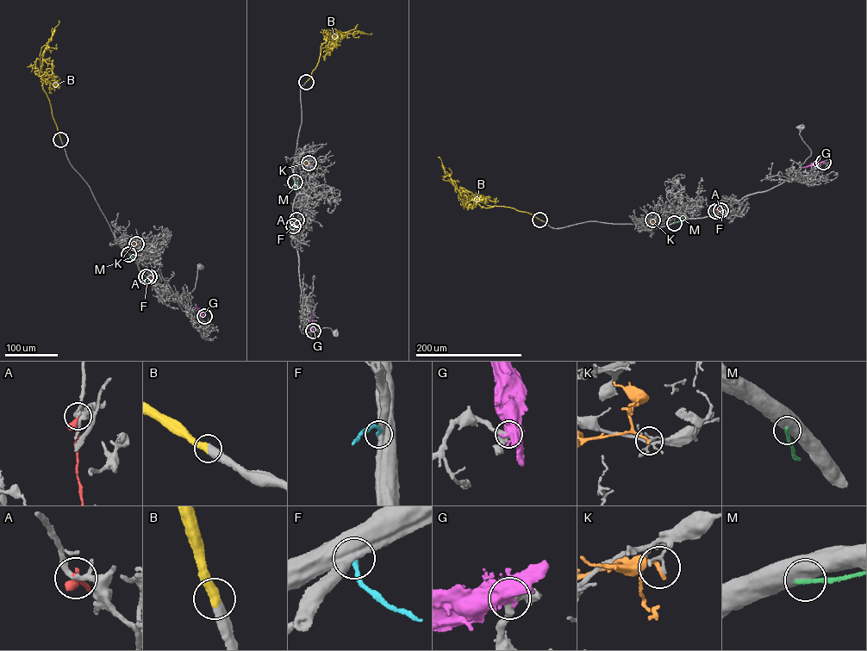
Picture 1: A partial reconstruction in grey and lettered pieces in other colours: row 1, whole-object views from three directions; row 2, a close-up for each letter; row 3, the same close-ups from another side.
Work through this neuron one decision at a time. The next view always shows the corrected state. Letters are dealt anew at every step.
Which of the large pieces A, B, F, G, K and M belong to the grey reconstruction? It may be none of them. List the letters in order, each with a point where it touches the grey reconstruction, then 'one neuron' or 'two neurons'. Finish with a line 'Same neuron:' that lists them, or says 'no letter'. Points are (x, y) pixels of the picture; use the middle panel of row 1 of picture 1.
A: meets grey at (296, 220); two neurons
B: meets grey at (306, 82); one neuron
F: meets grey at (293, 226); two neurons
G: meets grey at (313, 331); two neurons
K: meets grey at (308, 163); two neurons
M: meets grey at (295, 182); two neurons
Same neuron: B

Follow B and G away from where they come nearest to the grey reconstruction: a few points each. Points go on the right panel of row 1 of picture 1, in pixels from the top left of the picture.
B: (539, 220), (509, 207), (486, 208), (470, 204), (456, 189), (438, 157)
G: (823, 162), (803, 168)

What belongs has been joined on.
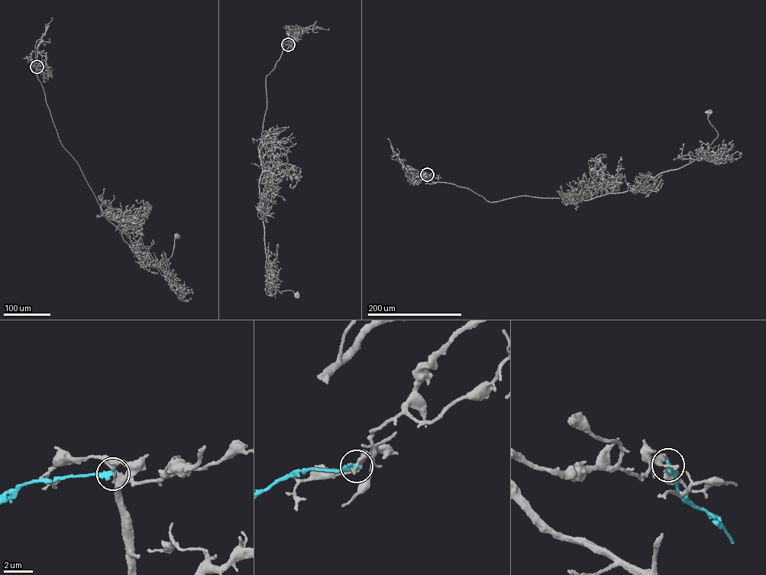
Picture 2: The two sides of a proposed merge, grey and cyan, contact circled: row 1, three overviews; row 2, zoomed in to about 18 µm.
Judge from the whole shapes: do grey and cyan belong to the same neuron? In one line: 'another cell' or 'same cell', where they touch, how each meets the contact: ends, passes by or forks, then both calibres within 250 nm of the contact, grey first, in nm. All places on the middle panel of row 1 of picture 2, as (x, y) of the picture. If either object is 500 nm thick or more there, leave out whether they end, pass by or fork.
another cell; at (288, 44); grey ends there; cyan ends there; 300 nm thick on the grey side, 320 nm on the other

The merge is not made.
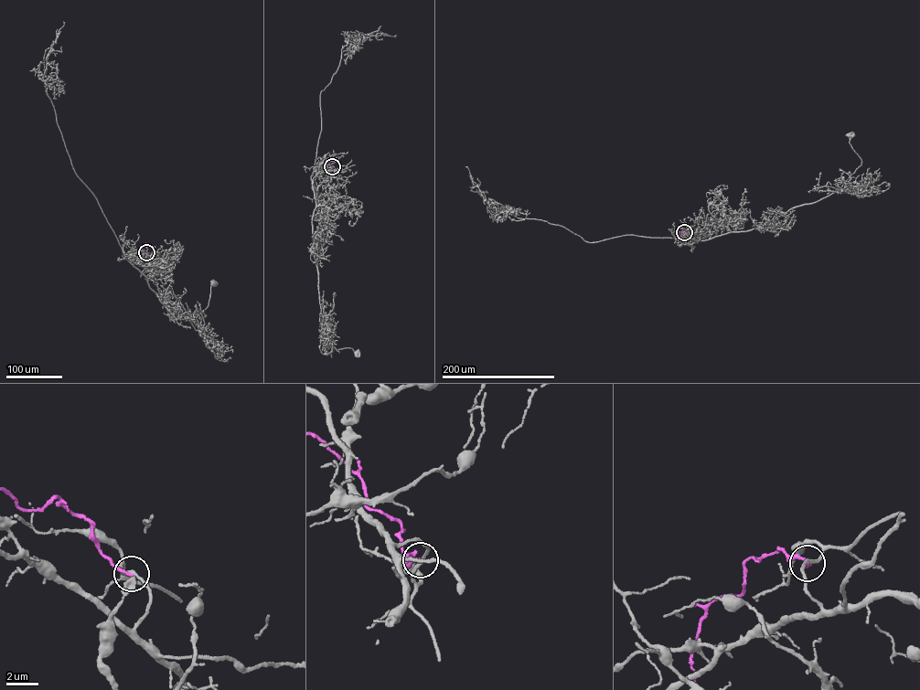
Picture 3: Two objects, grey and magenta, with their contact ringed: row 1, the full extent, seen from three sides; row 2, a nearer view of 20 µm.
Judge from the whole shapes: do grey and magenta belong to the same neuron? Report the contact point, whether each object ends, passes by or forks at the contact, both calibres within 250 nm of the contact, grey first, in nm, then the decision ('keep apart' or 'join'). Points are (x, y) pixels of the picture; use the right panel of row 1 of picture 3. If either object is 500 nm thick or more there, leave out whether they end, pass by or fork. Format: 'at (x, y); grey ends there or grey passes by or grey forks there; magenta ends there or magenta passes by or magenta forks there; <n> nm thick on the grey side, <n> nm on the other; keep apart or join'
at (684, 232); grey passes by; magenta ends there; 170 nm thick on the grey side, 180 nm on the other; keep apart

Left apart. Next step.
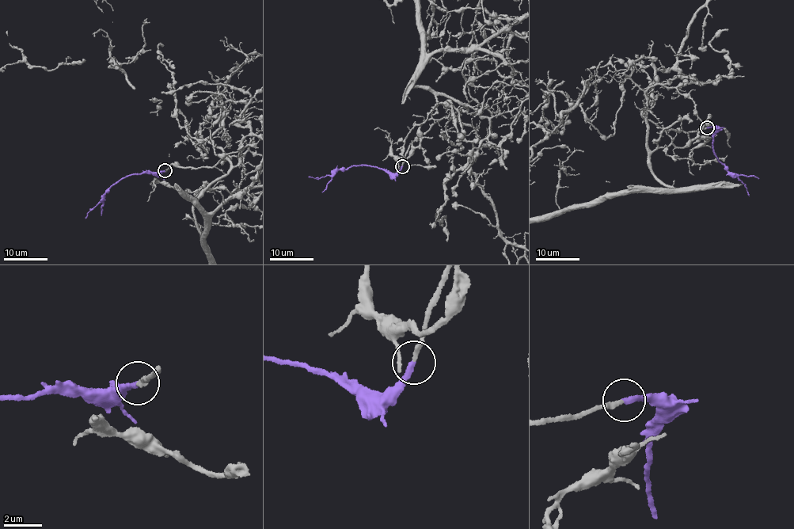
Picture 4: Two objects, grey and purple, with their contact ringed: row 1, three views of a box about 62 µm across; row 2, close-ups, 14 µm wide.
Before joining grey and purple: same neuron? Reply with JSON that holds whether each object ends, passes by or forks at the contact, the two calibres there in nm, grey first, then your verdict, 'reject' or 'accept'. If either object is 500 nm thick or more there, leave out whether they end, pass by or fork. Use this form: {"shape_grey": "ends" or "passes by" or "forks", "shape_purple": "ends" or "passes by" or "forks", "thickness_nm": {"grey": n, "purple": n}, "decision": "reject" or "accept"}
{"shape_grey": "ends", "shape_purple": "ends", "thickness_nm": {"grey": 200, "purple": 280}, "decision": "accept"}

